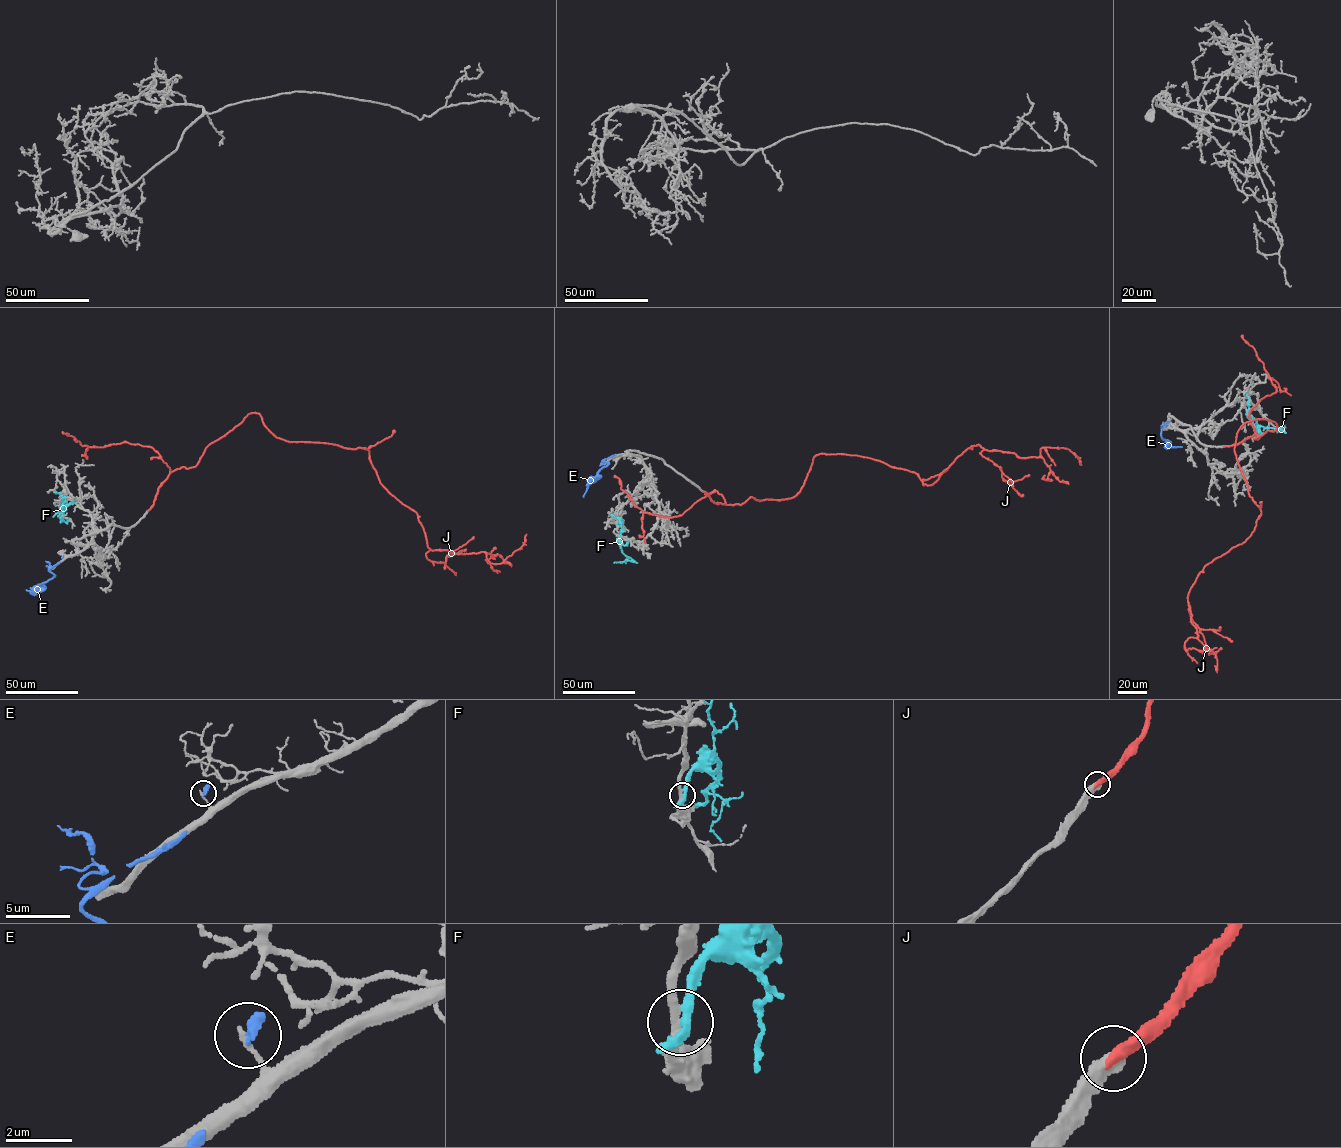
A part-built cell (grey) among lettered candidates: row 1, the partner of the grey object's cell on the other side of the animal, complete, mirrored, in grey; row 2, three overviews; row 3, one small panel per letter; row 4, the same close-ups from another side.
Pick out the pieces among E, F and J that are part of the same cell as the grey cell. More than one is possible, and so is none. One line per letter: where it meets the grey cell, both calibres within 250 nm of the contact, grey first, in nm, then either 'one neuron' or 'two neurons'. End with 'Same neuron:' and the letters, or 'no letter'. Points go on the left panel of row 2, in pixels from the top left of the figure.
E: (62, 557) | 150/280 nm | two neurons
F: (59, 510) | 240/360 nm | two neurons
J: (148, 510) | 480/360 nm | two neurons
Same neuron: no letter

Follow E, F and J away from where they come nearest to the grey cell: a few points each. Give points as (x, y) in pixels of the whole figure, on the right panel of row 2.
E: (1163, 423), (1162, 439), (1172, 446), (1182, 447)
F: (1246, 413), (1258, 425), (1284, 431), (1282, 428), (1277, 432)
J: (1224, 446), (1277, 424), (1252, 420), (1236, 433), (1261, 514), (1188, 596), (1198, 636), (1185, 650), (1216, 647)

